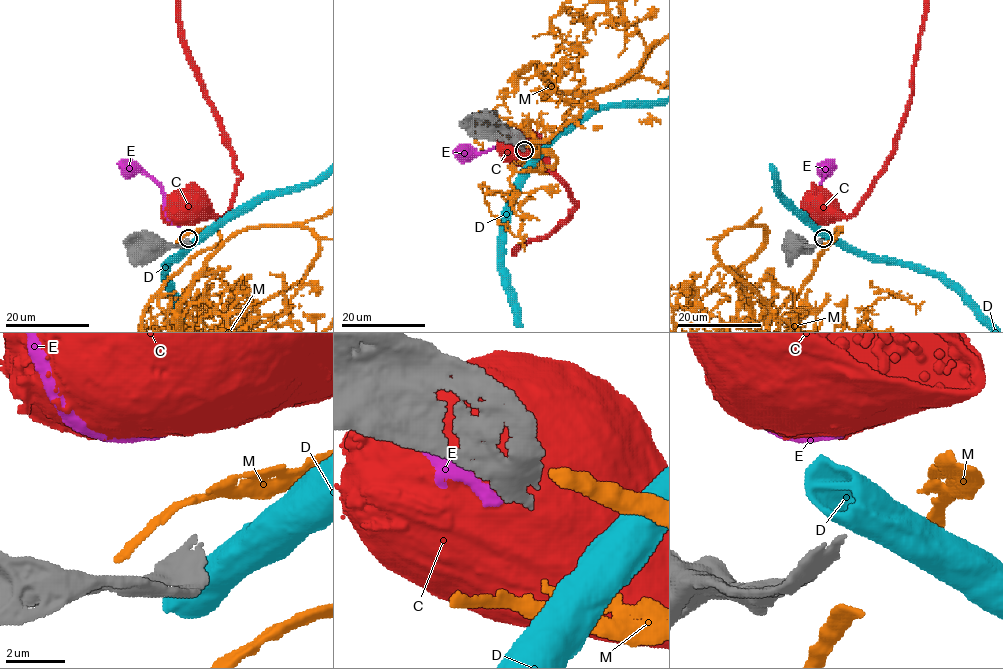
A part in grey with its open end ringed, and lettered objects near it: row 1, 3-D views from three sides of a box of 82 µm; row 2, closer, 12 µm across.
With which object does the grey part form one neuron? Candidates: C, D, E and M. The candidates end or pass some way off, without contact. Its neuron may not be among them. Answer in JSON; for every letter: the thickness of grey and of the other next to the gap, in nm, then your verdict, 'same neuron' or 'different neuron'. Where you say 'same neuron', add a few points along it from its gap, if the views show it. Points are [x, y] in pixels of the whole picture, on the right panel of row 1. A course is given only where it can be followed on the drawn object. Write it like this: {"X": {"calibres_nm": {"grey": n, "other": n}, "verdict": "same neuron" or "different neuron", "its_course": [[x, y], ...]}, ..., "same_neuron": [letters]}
{"C": {"calibres_nm": {"grey": 240, "other": 750}, "verdict": "different neuron"}, "D": {"calibres_nm": {"grey": 240, "other": 700}, "verdict": "different neuron"}, "E": {"calibres_nm": {"grey": 240, "other": 320}, "verdict": "different neuron"}, "M": {"calibres_nm": {"grey": 240, "other": 280}, "verdict": "different neuron"}, "same_neuron": []}

